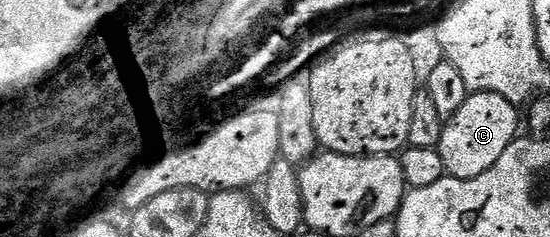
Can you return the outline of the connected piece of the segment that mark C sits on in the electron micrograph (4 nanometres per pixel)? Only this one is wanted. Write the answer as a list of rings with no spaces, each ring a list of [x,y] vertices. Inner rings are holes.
[[[493,92],[468,93],[465,104],[457,108],[452,118],[446,119],[443,127],[437,149],[444,171],[450,177],[461,180],[473,180],[473,176],[489,172],[489,168],[497,164],[497,159],[504,154],[505,148],[509,148],[509,144],[520,133],[519,113],[516,106],[505,100],[505,96],[497,96]]]

